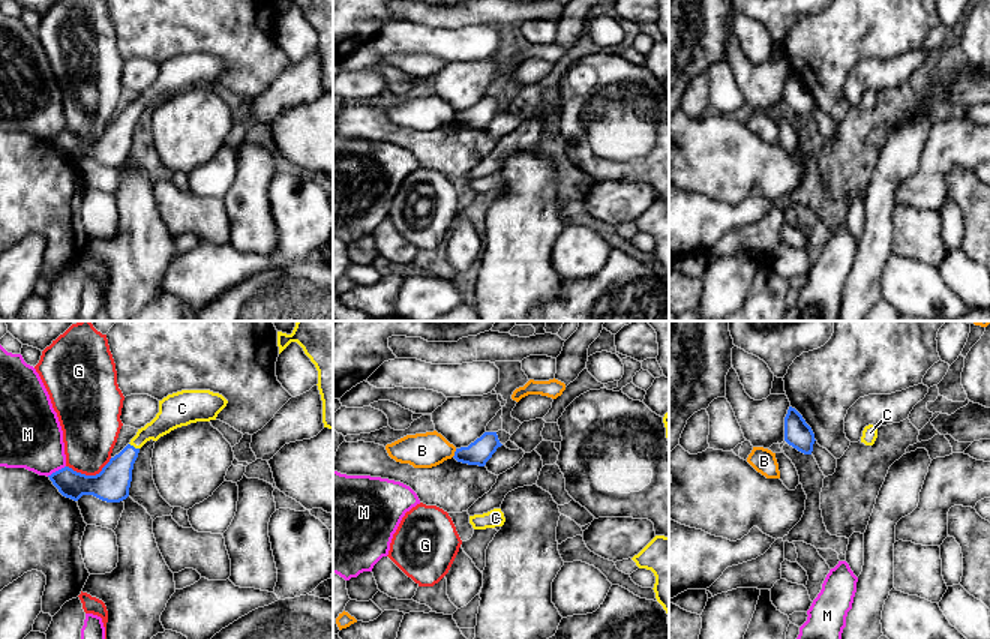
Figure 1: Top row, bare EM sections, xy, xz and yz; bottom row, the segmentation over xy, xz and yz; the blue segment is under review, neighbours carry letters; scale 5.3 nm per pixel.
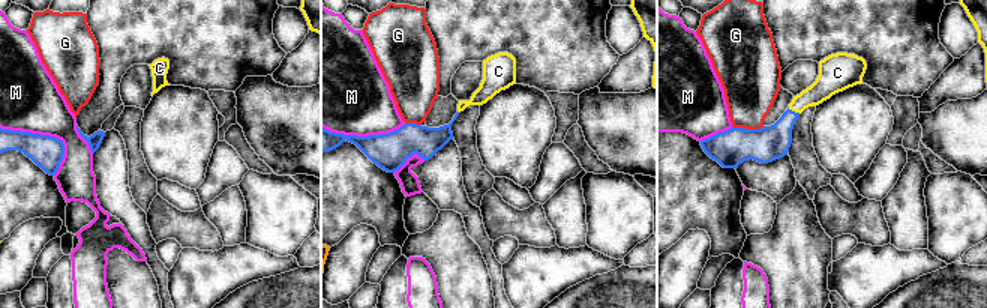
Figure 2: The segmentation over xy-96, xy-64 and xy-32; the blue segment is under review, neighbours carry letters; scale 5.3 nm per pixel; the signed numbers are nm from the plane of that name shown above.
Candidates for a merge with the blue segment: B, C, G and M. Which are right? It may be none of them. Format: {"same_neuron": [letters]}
{"same_neuron": ["C"]}

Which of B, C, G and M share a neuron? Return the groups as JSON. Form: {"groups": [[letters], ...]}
{"groups": [["B"], ["C"], ["G"], ["M"]]}

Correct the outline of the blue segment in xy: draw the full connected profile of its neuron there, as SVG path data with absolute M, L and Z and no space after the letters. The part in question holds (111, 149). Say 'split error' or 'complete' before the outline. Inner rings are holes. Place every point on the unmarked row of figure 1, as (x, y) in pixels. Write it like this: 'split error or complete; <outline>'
split error; M182 54L168 58L159 64L159 76L156 81L144 92L138 93L130 106L118 118L111 122L99 138L86 140L74 135L69 130L64 130L48 141L63 160L74 165L78 165L82 159L93 159L106 166L120 166L129 160L134 128L138 122L140 112L147 105L158 105L171 94L190 87L216 84L218 78L226 70L226 68L228 64L222 58L213 57L210 54Z

